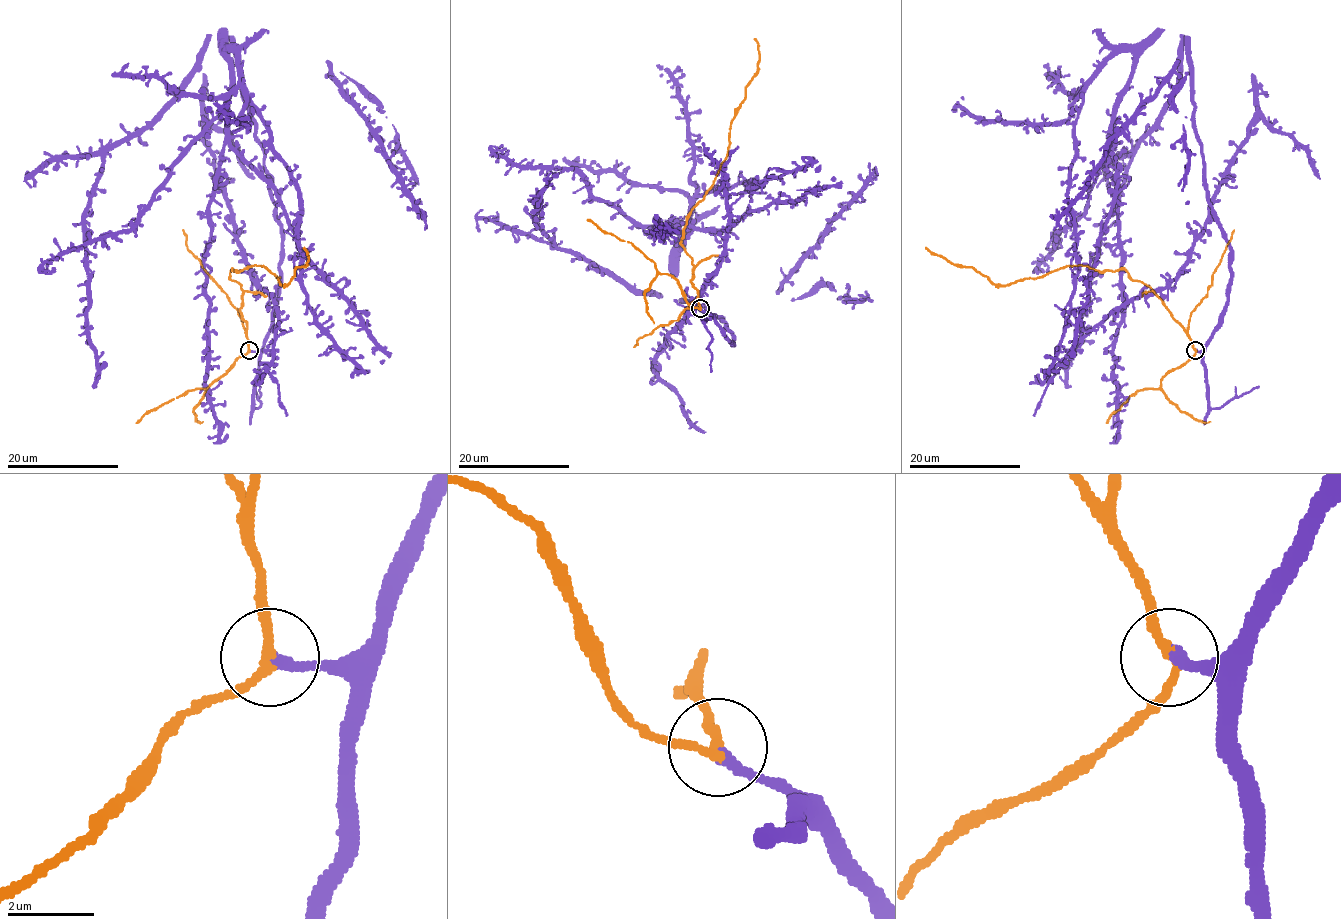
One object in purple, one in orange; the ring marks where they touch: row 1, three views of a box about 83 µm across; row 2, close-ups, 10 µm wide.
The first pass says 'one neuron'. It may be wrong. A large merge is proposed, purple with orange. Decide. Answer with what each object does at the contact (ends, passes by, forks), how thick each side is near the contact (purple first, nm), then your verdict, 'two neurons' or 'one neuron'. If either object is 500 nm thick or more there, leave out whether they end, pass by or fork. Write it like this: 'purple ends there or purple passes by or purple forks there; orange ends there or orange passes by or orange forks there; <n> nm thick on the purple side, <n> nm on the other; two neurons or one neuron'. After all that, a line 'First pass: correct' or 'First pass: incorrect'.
purple ends there; orange passes by; 280 nm thick on the purple side, 220 nm on the other; one neuron
First pass: correct

